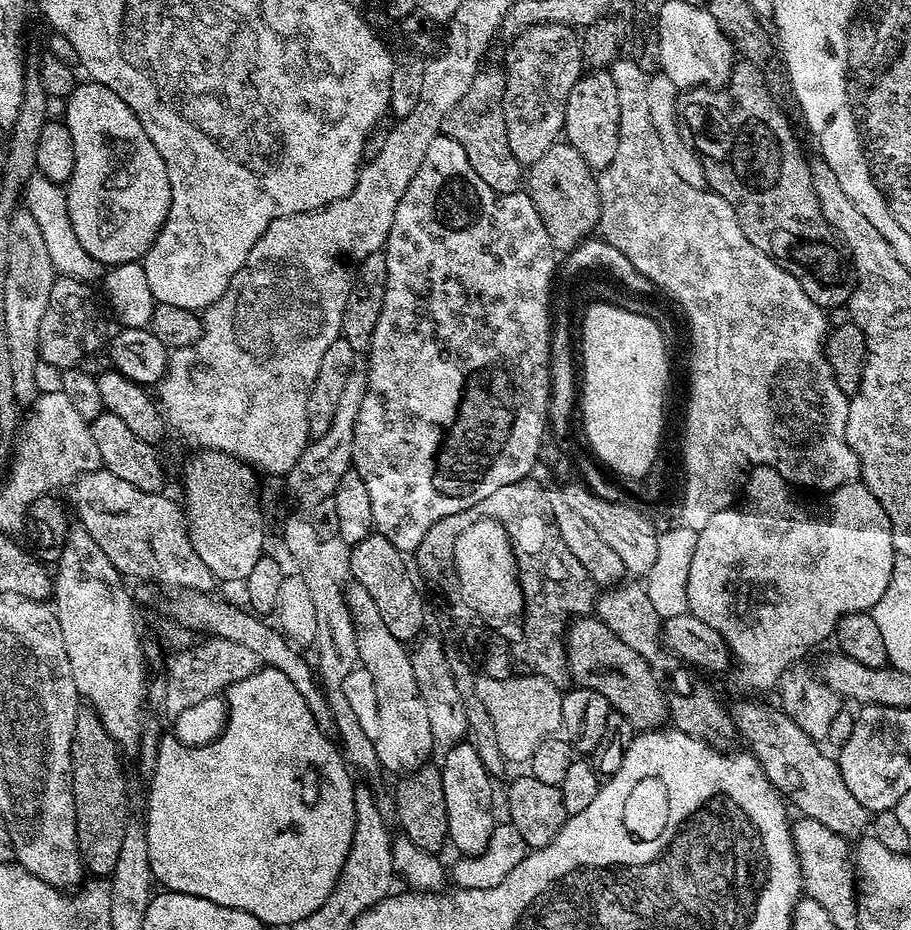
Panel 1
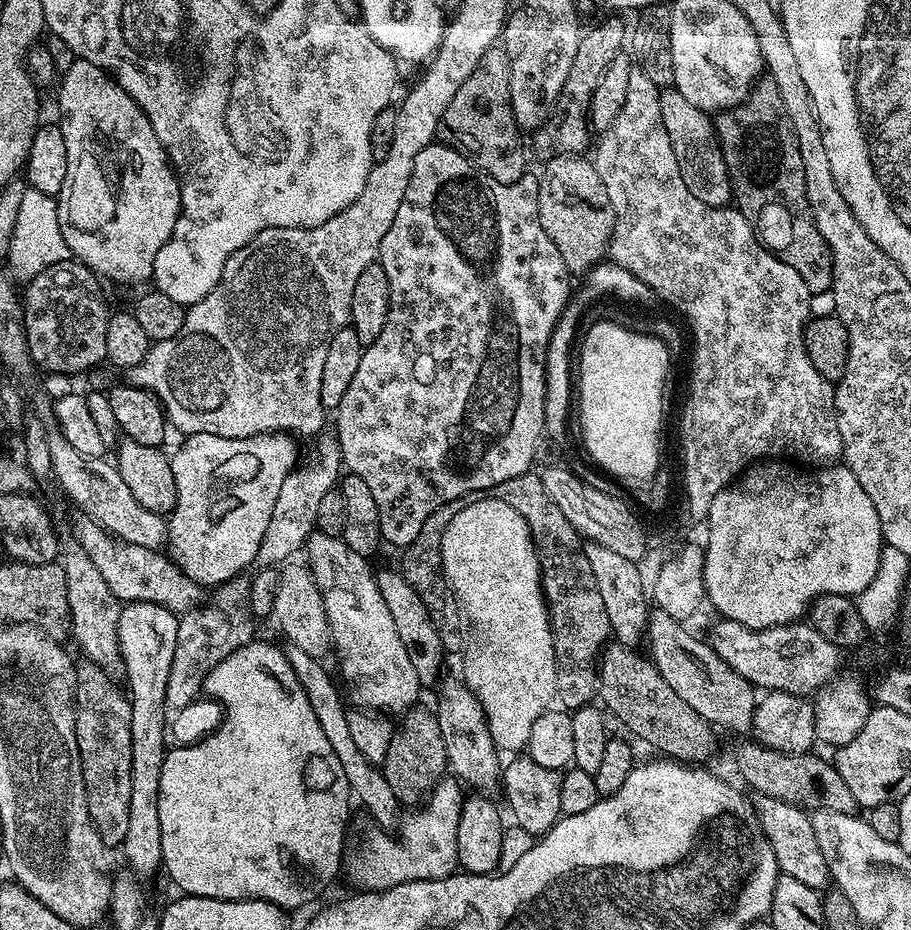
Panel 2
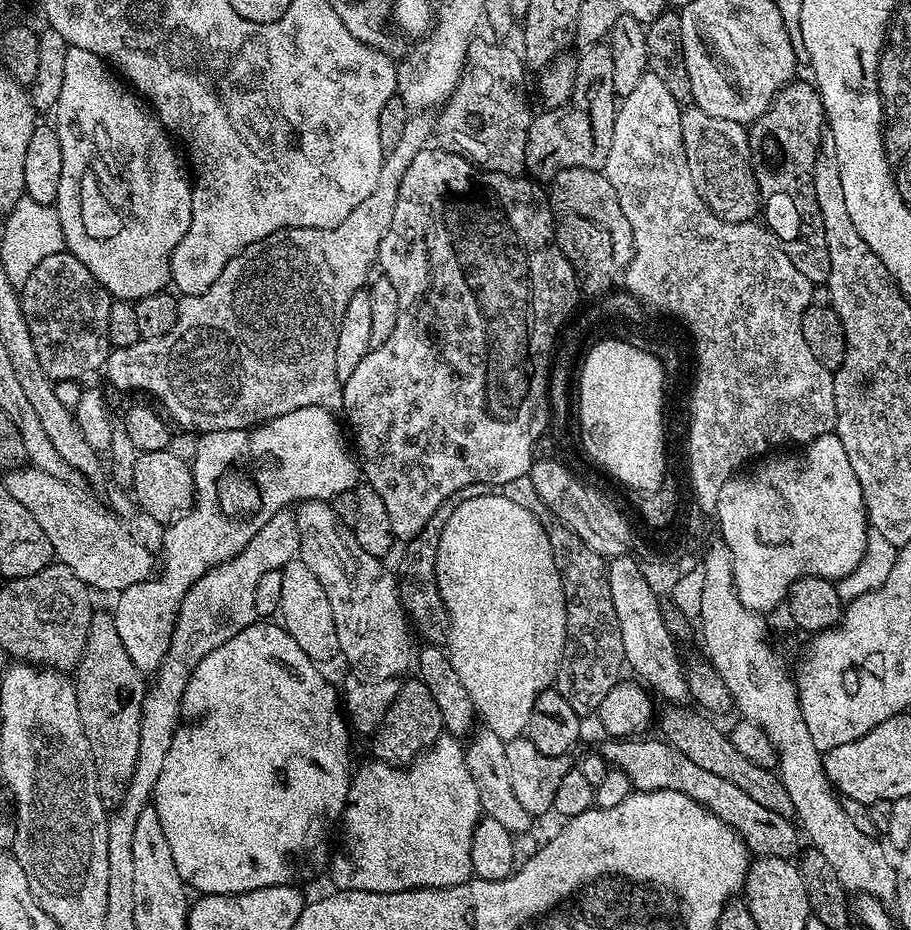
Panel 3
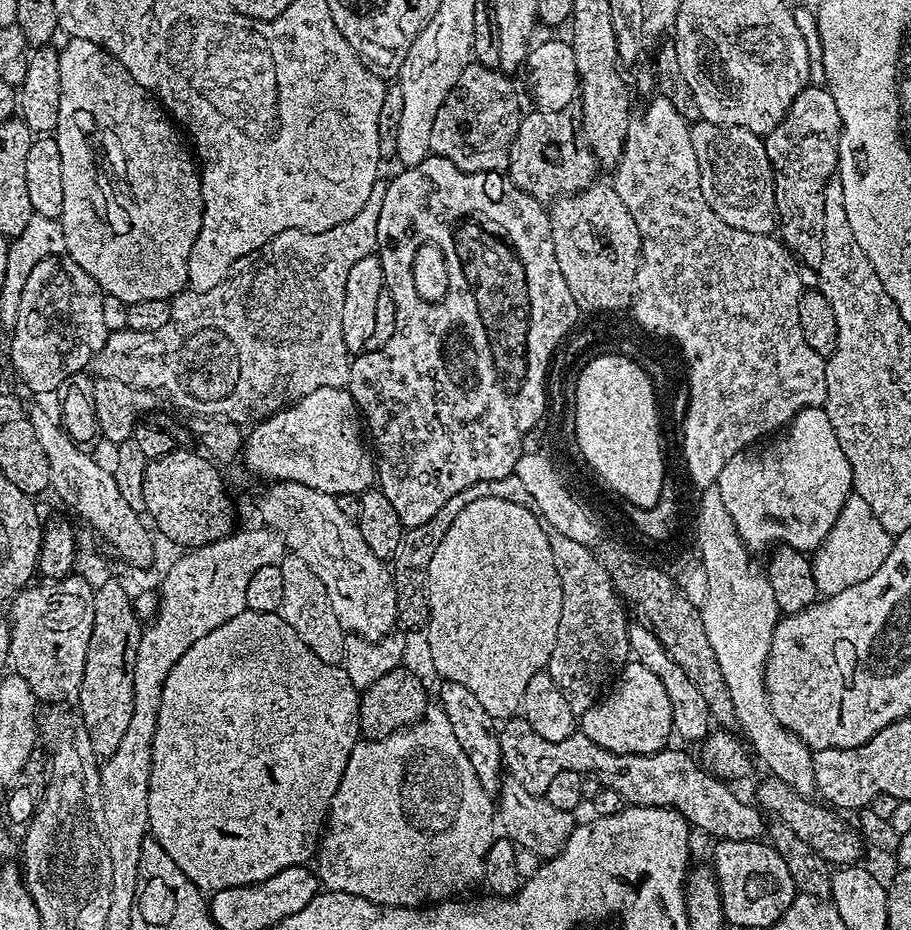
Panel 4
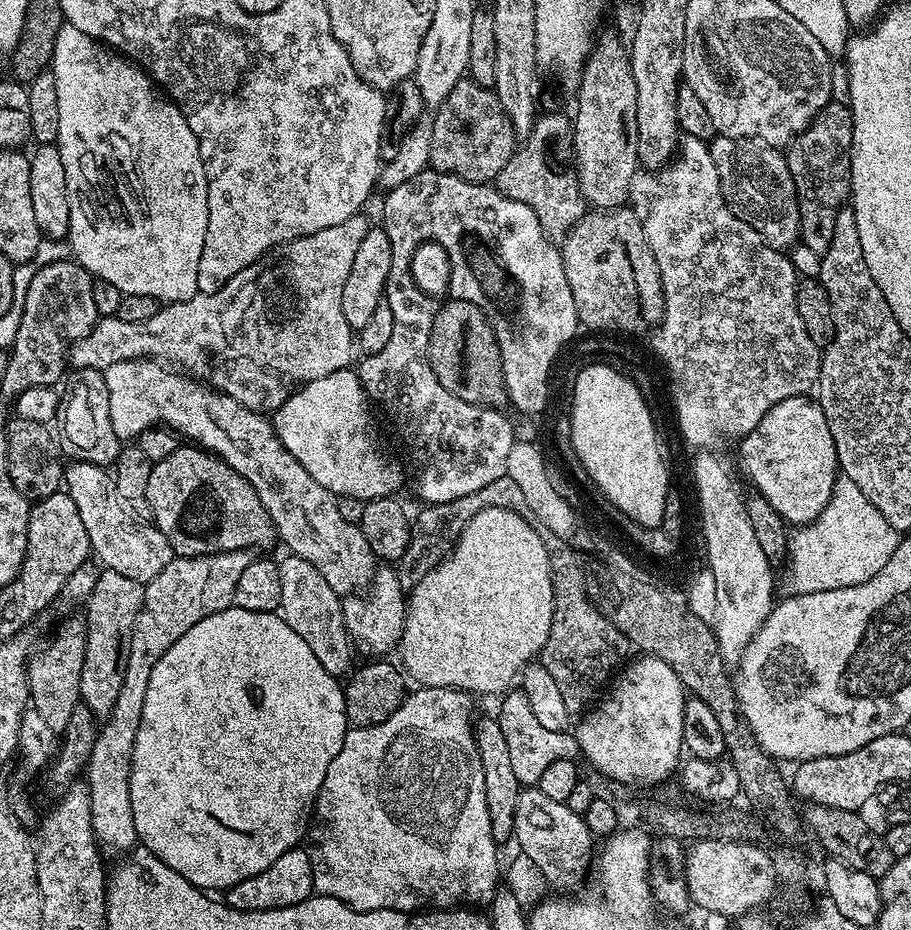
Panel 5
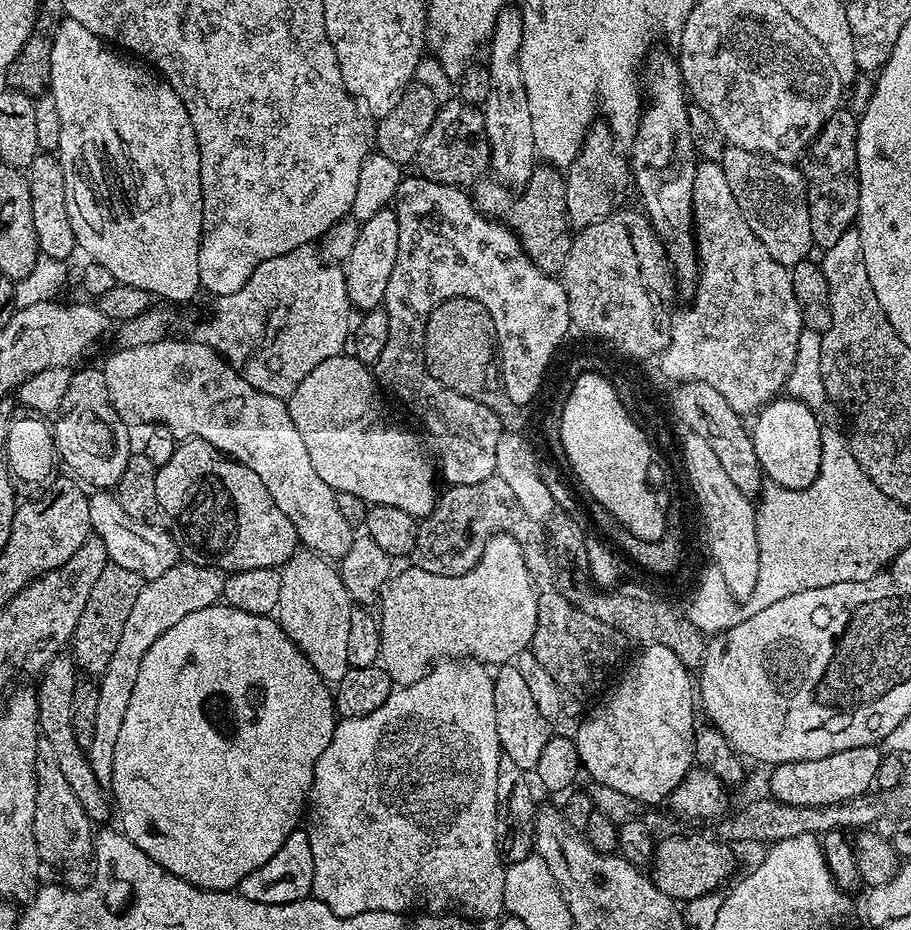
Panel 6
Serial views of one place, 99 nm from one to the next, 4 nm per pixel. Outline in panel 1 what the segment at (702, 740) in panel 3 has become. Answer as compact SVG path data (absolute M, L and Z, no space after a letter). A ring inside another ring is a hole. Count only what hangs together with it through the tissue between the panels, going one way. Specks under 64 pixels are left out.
M595 615L579 617L567 629L566 647L568 649L568 671L571 679L581 688L593 688L602 694L615 712L622 714L627 718L635 731L652 731L655 728L663 727L669 719L668 702L666 699L666 688L660 685L657 669L649 664L638 650L630 650L610 626L606 626Z

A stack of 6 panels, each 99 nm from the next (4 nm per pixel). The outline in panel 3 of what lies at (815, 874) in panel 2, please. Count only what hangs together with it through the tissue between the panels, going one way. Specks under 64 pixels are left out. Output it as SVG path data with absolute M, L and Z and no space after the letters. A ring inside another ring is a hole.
M608 738L605 739L605 744L598 748L598 752L608 766L619 768L627 776L628 783L637 792L674 790L678 794L686 794L686 798L694 798L694 802L698 802L709 812L722 818L726 826L733 828L753 853L785 858L797 855L802 836L797 825L789 817L768 810L761 803L754 802L745 791L738 790L733 783L702 770L697 763L690 762L682 751L665 739L644 739L648 738Z

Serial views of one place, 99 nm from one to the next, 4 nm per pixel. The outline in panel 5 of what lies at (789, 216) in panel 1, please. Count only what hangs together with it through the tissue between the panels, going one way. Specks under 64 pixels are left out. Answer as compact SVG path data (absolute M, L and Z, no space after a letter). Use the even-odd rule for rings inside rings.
M828 103L810 122L810 126L798 133L786 148L790 178L794 178L794 190L798 198L799 243L805 244L815 254L830 250L830 238L834 238L834 222L841 208L849 203L852 194L852 109L847 103L836 103Z

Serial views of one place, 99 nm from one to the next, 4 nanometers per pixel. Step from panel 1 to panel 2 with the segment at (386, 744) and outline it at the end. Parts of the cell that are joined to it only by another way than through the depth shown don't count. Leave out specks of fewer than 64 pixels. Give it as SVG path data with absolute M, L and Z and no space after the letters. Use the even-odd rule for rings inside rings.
M319 530L308 537L307 552L307 563L326 606L332 643L335 651L340 651L345 678L356 682L356 696L361 700L359 703L365 709L379 710L384 714L409 711L419 701L416 699L422 692L422 685L406 648L398 638L393 615L387 610L379 589L377 573L368 565L371 564L369 557L354 554L344 539Z

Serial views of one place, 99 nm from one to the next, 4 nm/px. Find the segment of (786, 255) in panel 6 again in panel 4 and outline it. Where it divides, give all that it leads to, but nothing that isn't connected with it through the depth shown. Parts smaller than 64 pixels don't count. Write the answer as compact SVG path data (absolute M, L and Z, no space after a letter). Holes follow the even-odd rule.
M701 118L690 127L690 142L694 142L694 156L698 158L702 194L710 210L714 210L714 214L718 214L718 218L722 218L726 226L734 226L750 234L773 235L778 228L776 176L772 172L770 158L766 158L763 139L745 128L731 128L725 124L715 124Z

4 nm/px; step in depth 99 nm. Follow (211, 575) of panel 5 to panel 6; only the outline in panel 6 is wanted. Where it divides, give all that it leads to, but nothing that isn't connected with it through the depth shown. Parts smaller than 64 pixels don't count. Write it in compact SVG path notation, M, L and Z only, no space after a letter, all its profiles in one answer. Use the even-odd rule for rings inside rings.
M178 562L170 570L166 570L158 578L147 581L135 600L130 615L126 618L126 626L122 629L122 638L110 658L110 666L99 677L98 714L94 718L94 734L91 744L87 745L88 761L94 770L94 778L108 786L114 774L114 748L118 743L118 734L122 731L122 721L126 718L126 710L130 706L130 694L134 694L134 681L138 678L138 670L142 667L142 658L146 658L146 650L170 630L177 622L182 622L186 614L194 614L194 610L209 608L217 603L224 594L225 573L217 568L208 568L204 564Z

